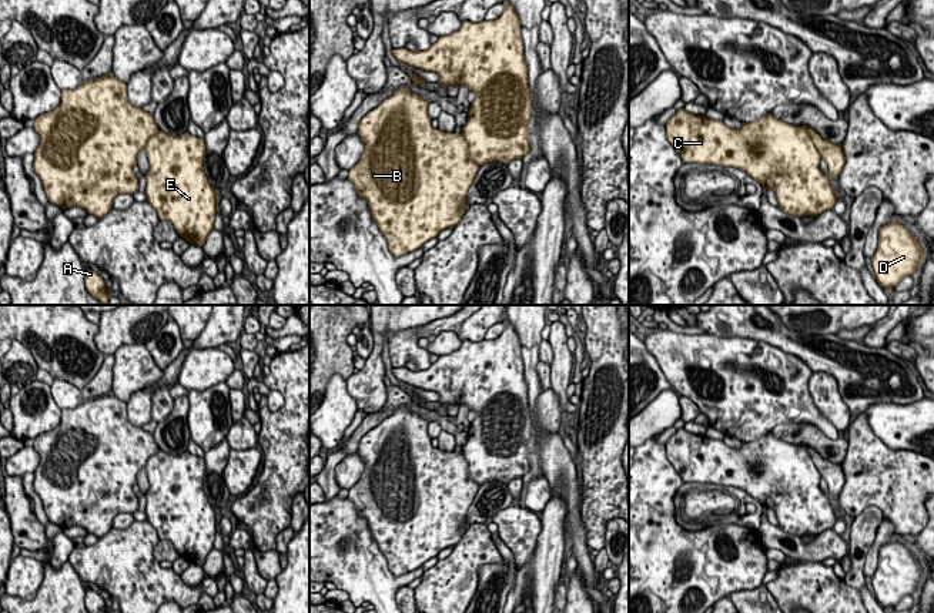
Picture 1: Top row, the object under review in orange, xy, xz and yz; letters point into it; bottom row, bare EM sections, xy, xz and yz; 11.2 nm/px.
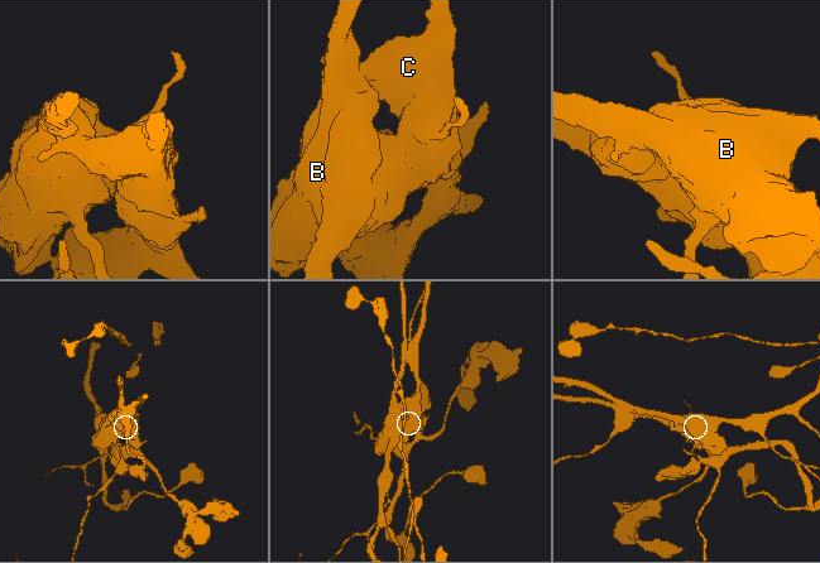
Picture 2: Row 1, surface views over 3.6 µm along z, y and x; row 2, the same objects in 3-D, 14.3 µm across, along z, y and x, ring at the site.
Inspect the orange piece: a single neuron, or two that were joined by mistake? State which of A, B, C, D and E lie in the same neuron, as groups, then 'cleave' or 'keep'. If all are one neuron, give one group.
groups A C D E / B; cleave

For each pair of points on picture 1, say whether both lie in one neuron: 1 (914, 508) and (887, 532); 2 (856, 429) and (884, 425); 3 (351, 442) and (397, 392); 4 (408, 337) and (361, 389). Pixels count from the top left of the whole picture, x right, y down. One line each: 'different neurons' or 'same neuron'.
1: different neurons
2: different neurons
3: same neuron
4: different neurons

